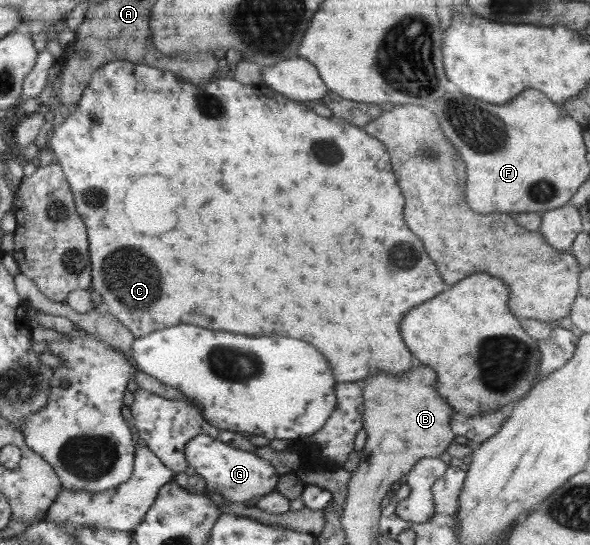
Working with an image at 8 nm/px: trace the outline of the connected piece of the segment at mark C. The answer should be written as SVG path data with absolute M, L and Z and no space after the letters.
M113 61L92 73L75 111L67 113L63 123L54 128L49 135L47 148L53 152L55 163L61 165L73 194L76 212L87 227L92 267L90 290L101 295L104 310L114 315L136 338L179 323L229 333L275 333L297 337L313 343L325 355L333 369L333 377L339 383L359 381L375 371L402 375L411 368L411 353L403 343L399 321L411 307L417 307L441 293L445 285L421 241L403 221L405 199L395 181L386 145L376 137L369 137L364 129L335 115L328 118L319 116L304 103L281 97L279 92L263 89L263 85L215 78L201 87L185 83L185 80L165 69L129 61Z

